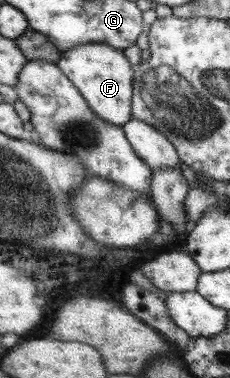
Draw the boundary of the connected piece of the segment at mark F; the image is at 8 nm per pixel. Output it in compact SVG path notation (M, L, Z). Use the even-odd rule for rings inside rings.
M86 43L61 52L55 63L98 117L120 127L131 116L133 78L133 66L122 52L108 44Z

